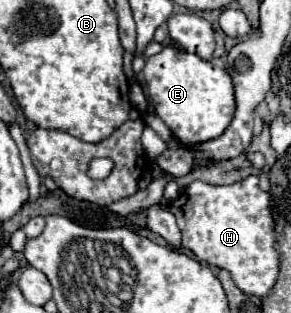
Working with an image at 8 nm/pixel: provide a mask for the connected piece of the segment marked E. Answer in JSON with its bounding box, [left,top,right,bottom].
[143,46,237,148]

